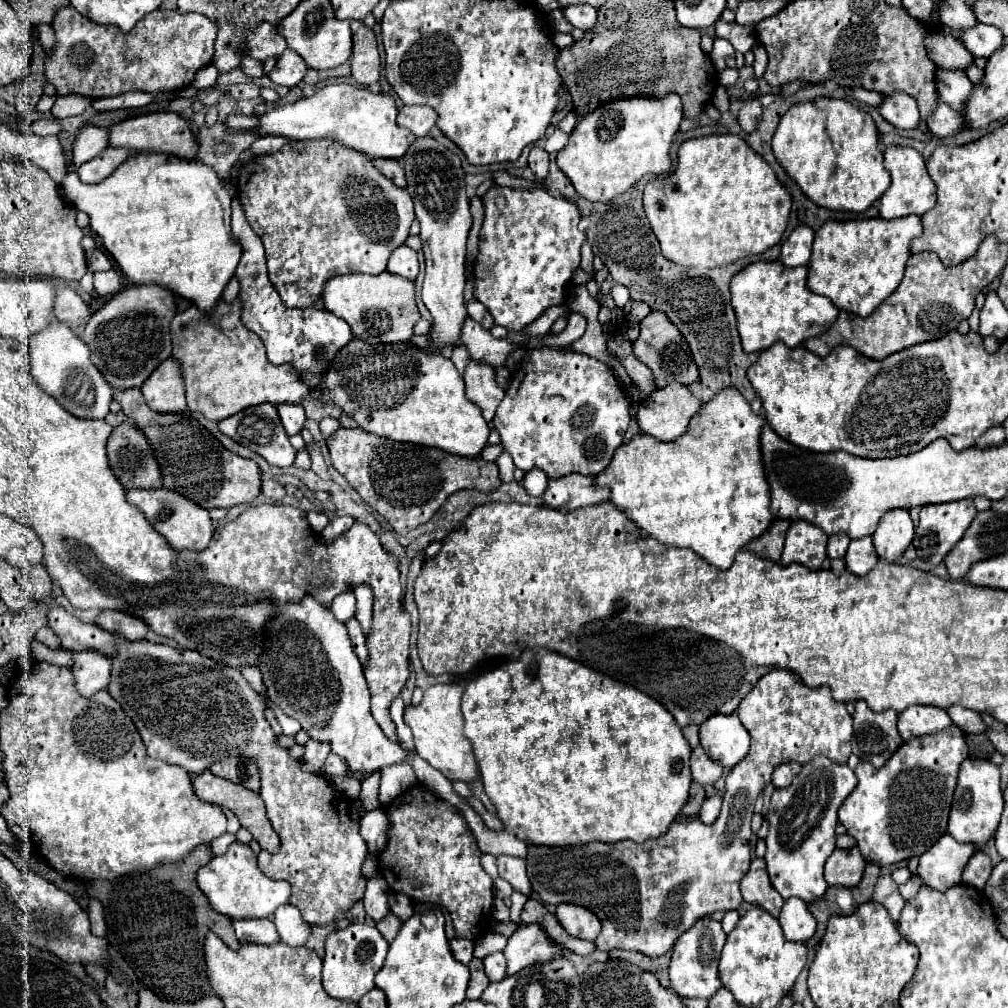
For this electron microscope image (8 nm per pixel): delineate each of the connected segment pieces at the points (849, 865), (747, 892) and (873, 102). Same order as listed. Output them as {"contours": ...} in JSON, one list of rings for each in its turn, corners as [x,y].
{"contours":[[[[858,848],[850,850],[834,850],[832,856],[826,860],[824,866],[824,878],[828,886],[844,886],[852,888],[862,880],[864,874],[864,858]]],[[[756,858],[750,864],[748,874],[742,878],[740,882],[740,890],[746,902],[752,904],[760,904],[764,910],[768,910],[774,918],[778,918],[784,900],[782,896],[774,890],[774,886],[770,884],[768,872],[766,872],[766,862],[762,858]]],[[[853,88],[850,96],[858,102],[868,104],[868,106],[878,106],[878,102],[884,98],[882,94],[876,94],[876,92],[864,90],[864,88]]]]}

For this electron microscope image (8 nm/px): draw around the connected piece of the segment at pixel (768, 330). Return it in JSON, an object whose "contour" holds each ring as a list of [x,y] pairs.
{"contour":[[[754,262],[732,278],[730,302],[732,302],[732,308],[736,312],[738,334],[740,334],[742,348],[746,350],[746,354],[762,352],[762,350],[770,348],[776,340],[782,340],[786,346],[796,348],[802,342],[806,342],[808,338],[824,334],[834,324],[834,320],[838,318],[838,308],[826,296],[818,296],[818,294],[808,290],[806,272],[808,272],[808,268],[804,268],[804,266],[786,268],[782,262]]]}

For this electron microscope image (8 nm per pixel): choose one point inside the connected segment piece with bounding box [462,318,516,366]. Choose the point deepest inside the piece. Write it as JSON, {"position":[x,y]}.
{"position":[483,347]}

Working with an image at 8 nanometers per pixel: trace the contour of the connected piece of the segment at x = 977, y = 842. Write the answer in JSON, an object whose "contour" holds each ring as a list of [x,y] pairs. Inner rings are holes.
{"contour":[[[966,758],[960,766],[958,786],[954,792],[952,812],[948,820],[948,832],[958,842],[970,842],[976,850],[982,850],[986,842],[994,836],[994,830],[1002,814],[1002,790],[1000,790],[1000,768],[988,760]]]}

